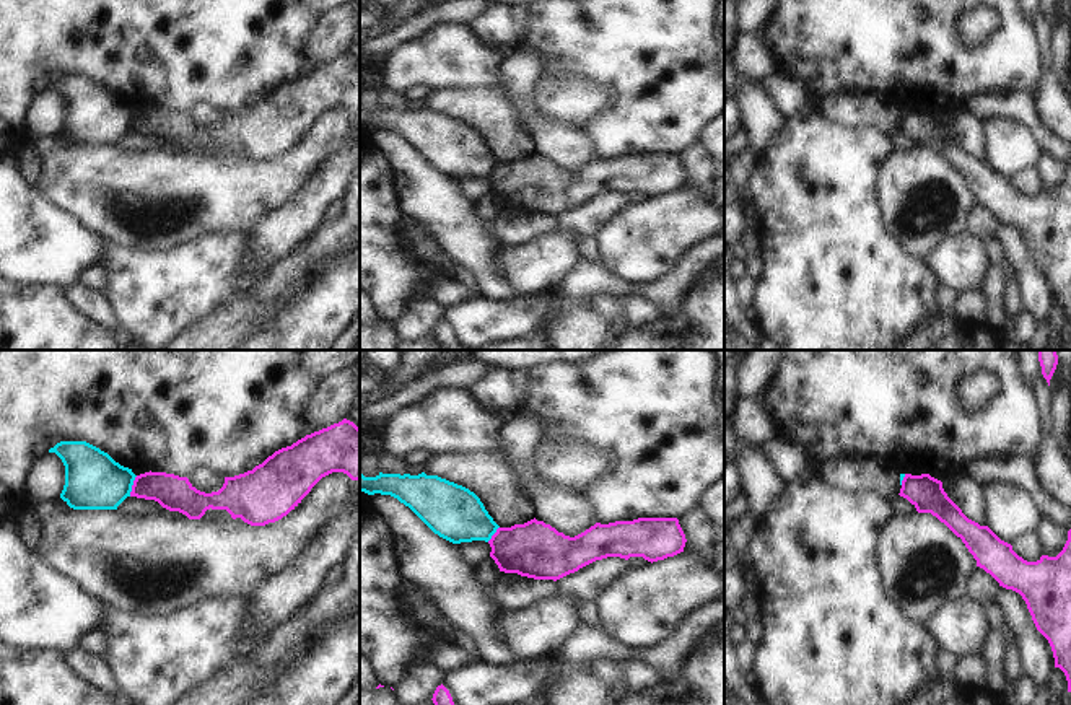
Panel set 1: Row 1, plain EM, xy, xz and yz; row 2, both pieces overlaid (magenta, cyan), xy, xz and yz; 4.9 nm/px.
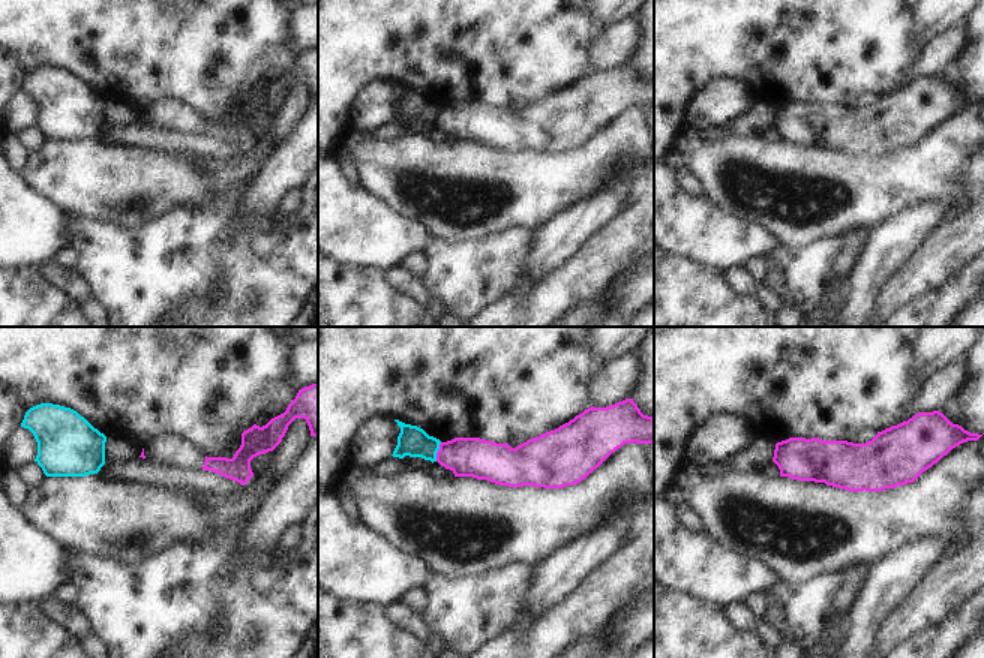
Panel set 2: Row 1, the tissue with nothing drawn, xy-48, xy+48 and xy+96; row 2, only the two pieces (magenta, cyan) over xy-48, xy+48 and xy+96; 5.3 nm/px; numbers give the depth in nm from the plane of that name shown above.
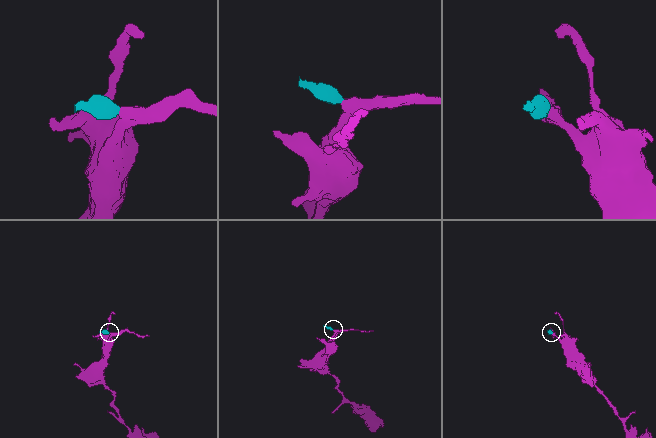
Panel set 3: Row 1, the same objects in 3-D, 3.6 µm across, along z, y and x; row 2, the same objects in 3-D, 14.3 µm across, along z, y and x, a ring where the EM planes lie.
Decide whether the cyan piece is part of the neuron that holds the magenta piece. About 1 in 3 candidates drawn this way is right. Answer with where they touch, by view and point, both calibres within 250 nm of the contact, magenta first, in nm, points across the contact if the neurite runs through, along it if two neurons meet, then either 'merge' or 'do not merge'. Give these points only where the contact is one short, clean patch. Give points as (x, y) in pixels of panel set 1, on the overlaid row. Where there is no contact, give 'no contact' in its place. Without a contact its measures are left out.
contact xy (132, 486); calibres 180 and 280 nm; border xy (137, 476), (129, 495); do not merge

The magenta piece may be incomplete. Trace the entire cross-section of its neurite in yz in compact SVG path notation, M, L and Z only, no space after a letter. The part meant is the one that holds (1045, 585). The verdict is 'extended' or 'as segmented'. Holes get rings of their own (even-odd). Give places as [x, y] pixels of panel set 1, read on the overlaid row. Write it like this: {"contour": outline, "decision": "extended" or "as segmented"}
{"contour": "M905 474L898 495L918 513L931 513L944 523L962 539L977 567L990 573L999 586L1022 596L1071 692L1071 529L1056 557L1042 555L1037 562L1027 562L988 526L968 519L947 497L942 482L929 474Z", "decision": "as segmented"}

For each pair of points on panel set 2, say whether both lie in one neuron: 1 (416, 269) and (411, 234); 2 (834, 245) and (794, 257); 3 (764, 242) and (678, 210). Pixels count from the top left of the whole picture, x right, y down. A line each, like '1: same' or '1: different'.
1: different
2: same
3: same

